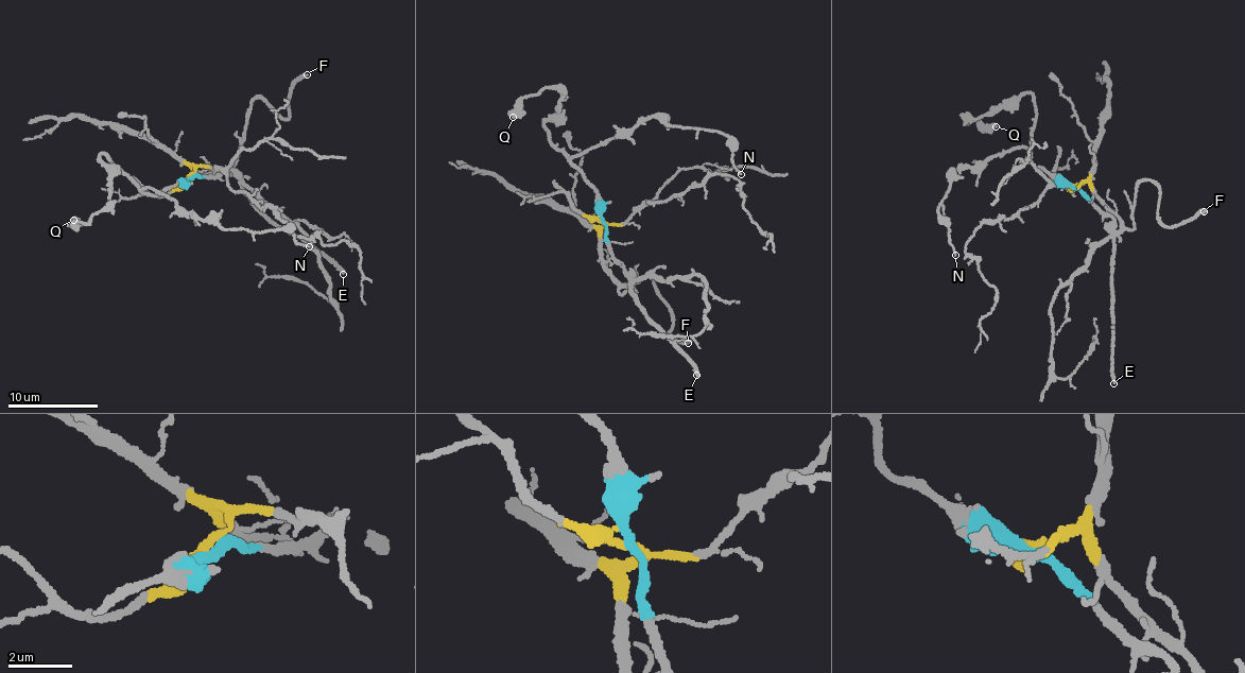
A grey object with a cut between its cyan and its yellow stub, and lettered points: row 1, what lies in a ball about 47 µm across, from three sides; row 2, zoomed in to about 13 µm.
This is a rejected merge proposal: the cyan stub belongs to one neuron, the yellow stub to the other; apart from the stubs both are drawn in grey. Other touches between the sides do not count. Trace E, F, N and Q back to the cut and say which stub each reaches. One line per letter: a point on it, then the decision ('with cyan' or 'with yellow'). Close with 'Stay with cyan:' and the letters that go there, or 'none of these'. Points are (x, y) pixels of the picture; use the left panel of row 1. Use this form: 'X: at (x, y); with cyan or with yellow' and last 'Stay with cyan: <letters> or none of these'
E: at (343, 274); with cyan
F: at (307, 74); with yellow
N: at (309, 246); with cyan
Q: at (73, 220); with cyan
Stay with cyan: E, N, Q

